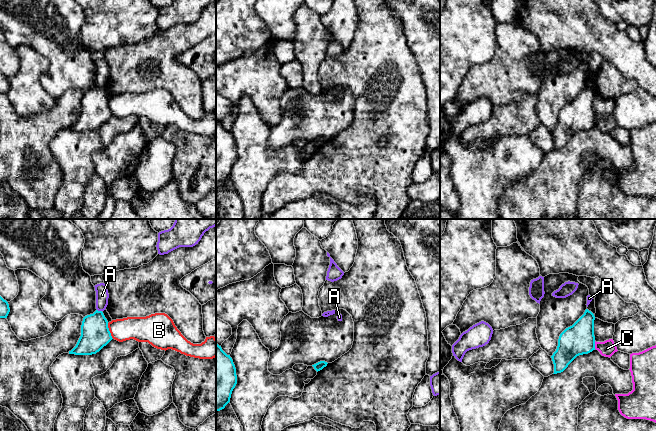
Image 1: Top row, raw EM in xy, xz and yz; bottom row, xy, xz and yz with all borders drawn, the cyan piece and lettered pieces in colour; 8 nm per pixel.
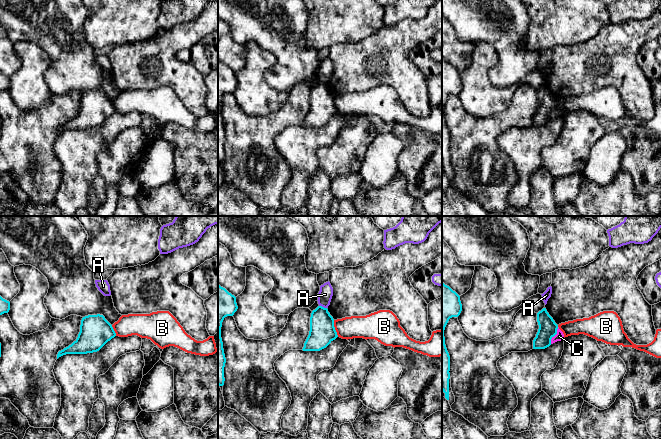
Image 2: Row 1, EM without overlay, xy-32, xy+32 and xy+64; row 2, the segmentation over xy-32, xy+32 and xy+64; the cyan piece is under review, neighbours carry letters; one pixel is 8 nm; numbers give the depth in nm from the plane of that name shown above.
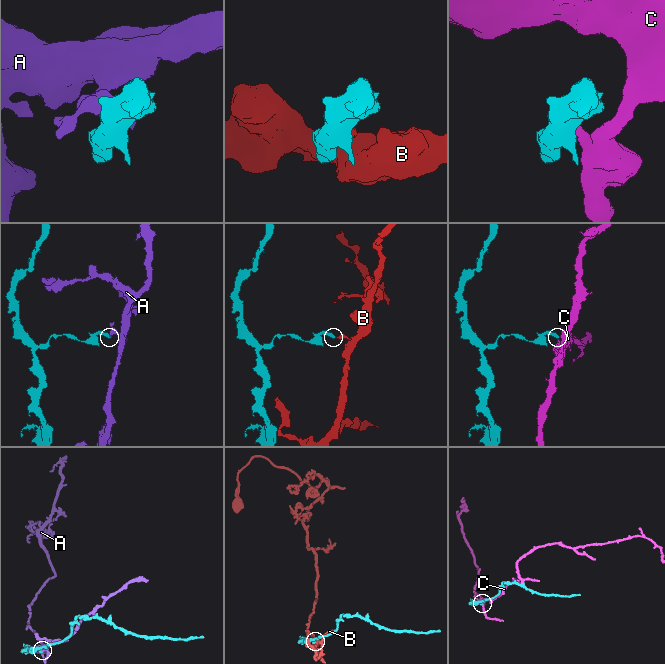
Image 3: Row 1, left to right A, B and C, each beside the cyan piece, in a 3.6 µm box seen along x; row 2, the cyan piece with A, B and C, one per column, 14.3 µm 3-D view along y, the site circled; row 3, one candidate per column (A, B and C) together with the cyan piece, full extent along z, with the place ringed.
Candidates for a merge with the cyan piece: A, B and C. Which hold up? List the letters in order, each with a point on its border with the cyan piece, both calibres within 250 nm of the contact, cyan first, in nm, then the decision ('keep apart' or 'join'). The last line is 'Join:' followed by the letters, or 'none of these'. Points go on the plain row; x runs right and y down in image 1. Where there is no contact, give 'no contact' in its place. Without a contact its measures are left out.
A: contact xy (99, 87); calibres 240 and 100 nm; keep apart
B: contact xy (109, 107); calibres 240 and 190 nm; keep apart
C: contact yz (594, 121); calibres 260 and 130 nm; keep apart
Join: none of these

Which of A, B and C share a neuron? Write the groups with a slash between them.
A / B / C

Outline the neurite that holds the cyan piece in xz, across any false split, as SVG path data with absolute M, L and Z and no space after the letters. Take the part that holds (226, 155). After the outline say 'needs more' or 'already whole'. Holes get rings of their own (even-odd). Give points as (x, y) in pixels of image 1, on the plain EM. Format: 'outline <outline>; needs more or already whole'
outline M216 120L216 188L224 185L230 178L236 160L237 151L233 136Z; already whole

